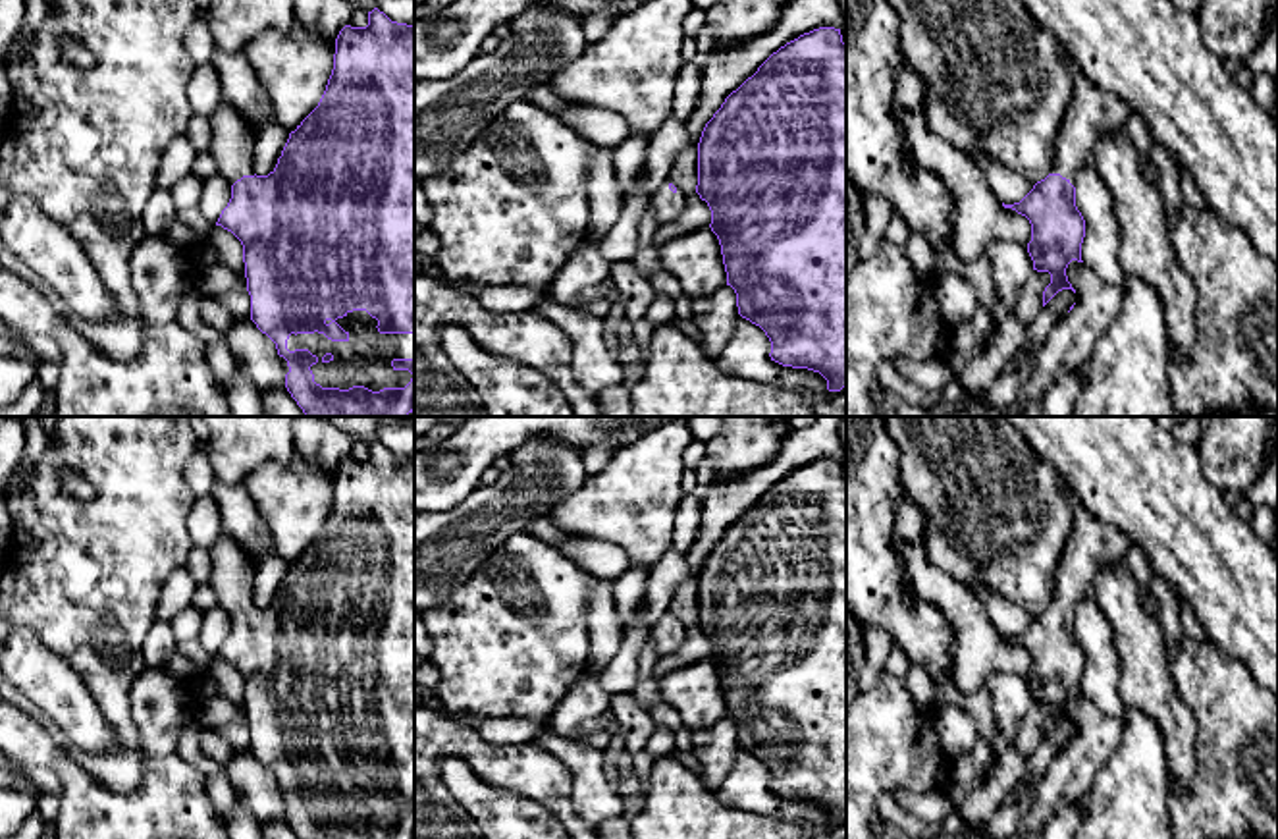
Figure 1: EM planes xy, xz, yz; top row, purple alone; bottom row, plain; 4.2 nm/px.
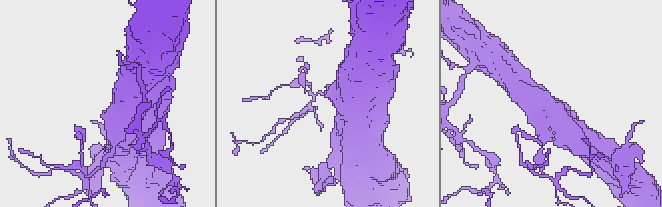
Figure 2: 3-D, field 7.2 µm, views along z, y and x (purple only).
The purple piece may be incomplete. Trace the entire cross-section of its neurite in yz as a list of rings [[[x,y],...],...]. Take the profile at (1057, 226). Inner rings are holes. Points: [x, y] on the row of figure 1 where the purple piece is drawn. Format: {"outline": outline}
{"outline": [[[1074,68],[1074,95],[1060,122],[1054,141],[1051,174],[1014,204],[1004,204],[1031,224],[1027,253],[1033,270],[1049,272],[1051,284],[1043,291],[1043,307],[1062,289],[1076,289],[1066,268],[1081,260],[1085,220],[1076,206],[1076,174],[1093,162],[1093,145],[1101,135],[1124,127],[1132,108],[1116,95],[1101,89]]]}

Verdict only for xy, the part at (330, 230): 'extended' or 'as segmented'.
extended

